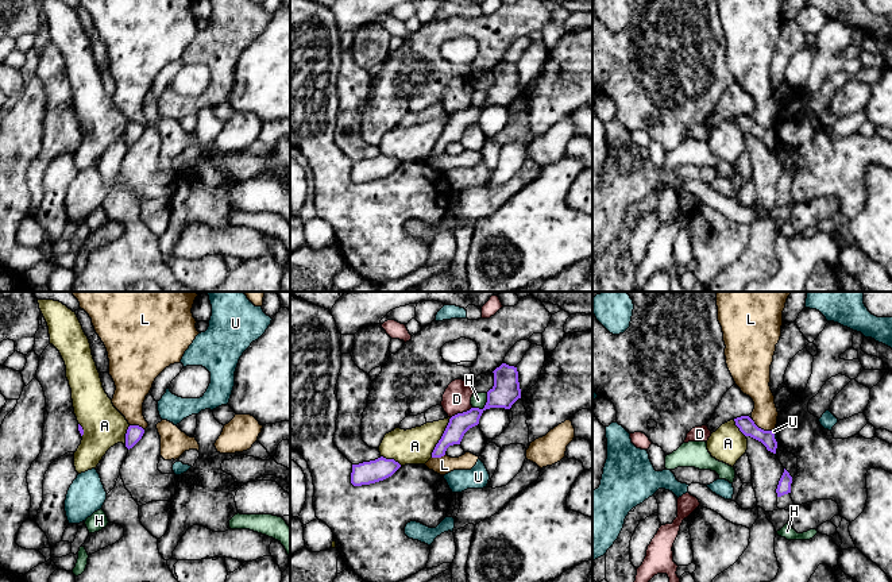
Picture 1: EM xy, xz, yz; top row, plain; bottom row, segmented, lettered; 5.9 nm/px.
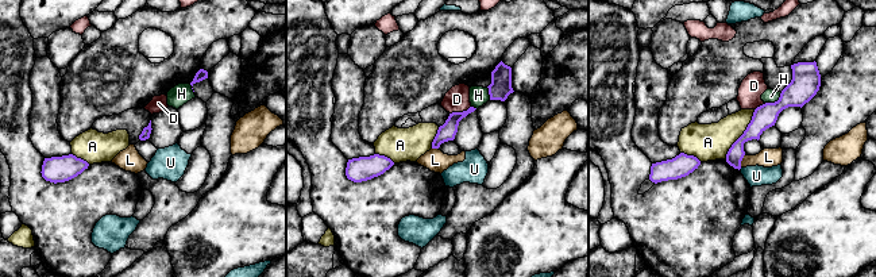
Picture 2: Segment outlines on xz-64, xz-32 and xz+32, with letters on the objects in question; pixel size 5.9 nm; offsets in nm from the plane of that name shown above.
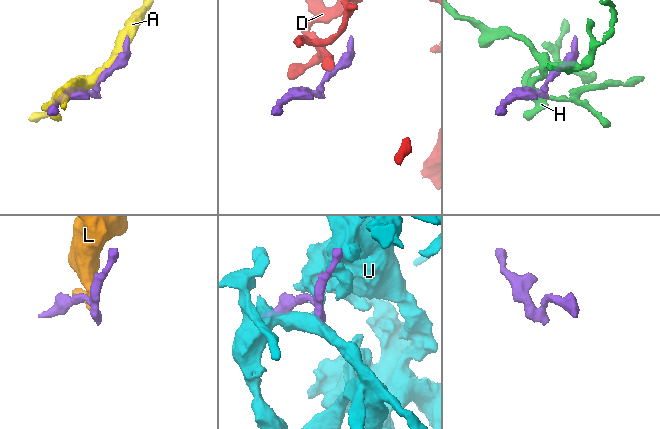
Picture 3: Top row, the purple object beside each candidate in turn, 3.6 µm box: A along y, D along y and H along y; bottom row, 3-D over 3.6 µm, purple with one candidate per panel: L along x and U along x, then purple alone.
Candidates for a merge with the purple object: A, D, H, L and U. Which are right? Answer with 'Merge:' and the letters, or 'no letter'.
Merge: no letter

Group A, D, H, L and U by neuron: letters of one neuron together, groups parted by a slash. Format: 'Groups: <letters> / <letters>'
Groups: A / D / H / L / U

